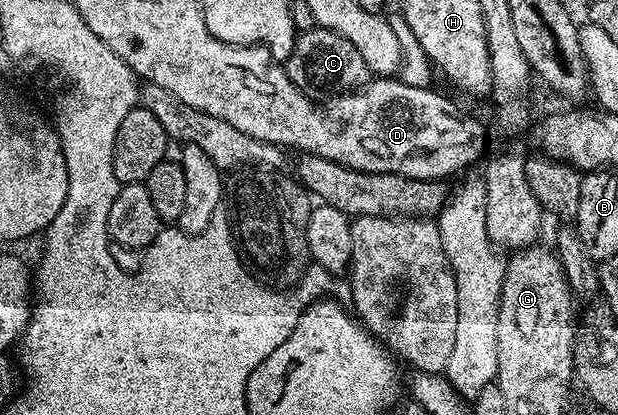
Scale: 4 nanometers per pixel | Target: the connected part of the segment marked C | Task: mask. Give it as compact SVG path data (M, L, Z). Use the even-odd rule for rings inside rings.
M318 25L296 34L293 49L285 60L285 70L293 85L297 85L300 91L304 91L313 100L323 97L319 96L323 94L334 97L349 91L358 91L366 87L373 78L369 65L365 65L365 60L361 53L357 53L353 41L345 41L345 37Z

